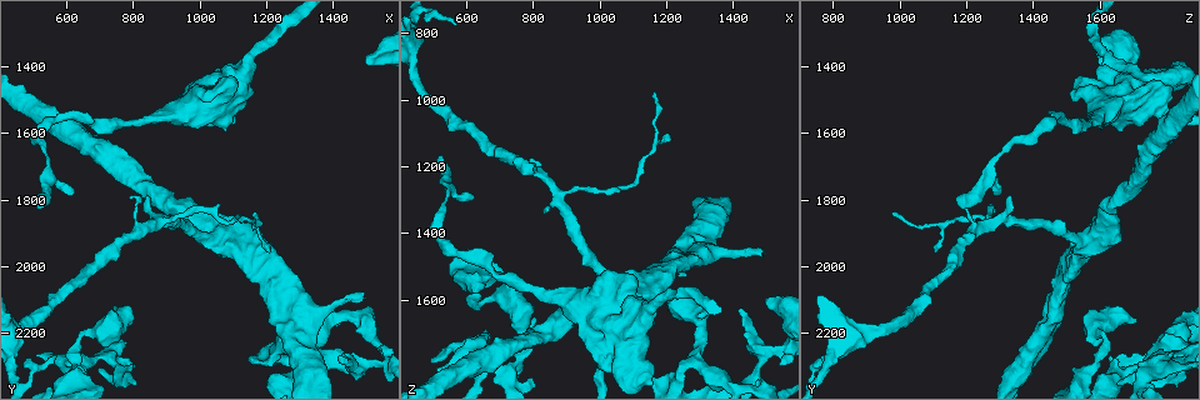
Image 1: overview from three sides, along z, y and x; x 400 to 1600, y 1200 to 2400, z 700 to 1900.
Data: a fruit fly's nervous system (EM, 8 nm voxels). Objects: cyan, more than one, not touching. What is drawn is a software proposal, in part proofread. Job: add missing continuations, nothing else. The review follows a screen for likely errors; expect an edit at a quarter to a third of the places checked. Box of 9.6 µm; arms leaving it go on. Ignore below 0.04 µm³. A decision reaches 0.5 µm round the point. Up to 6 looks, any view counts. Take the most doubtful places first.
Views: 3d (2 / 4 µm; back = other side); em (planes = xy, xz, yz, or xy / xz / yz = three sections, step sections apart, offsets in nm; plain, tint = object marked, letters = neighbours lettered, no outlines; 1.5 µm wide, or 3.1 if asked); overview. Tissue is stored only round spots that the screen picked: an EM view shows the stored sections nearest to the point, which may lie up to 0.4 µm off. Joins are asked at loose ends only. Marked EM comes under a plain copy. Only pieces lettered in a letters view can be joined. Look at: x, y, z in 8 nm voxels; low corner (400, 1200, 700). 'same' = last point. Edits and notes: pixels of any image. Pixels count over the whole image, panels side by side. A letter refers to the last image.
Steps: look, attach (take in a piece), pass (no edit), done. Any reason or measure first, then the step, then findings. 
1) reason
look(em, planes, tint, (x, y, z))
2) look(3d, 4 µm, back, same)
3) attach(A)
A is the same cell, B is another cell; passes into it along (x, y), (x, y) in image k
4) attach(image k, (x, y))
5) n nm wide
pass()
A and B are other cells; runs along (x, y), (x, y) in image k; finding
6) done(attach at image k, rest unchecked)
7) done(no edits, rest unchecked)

free end
look(3d, 2 µm, (1500, 1380, 1600))

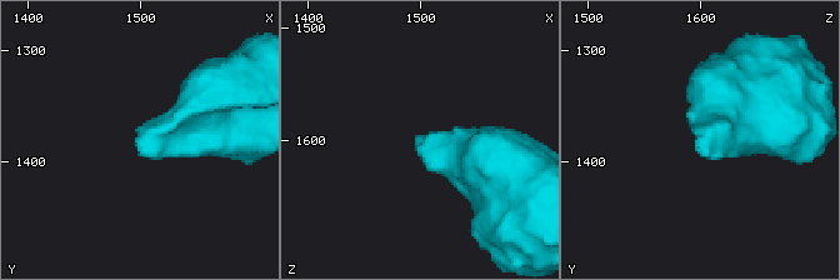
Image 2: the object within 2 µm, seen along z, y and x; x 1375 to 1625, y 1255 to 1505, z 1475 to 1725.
shape alone is not enough
look(em, planes, letters, (1502, 1386, 1600))

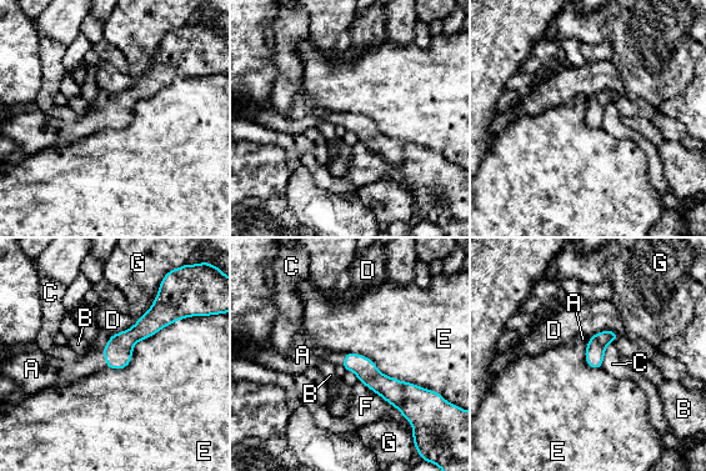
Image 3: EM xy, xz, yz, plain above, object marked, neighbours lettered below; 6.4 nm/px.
attach(A)
A is the same cell, B, C, D, E, F and G are other cells; it goes on there

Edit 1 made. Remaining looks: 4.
an open end
look(3d, 4 µm, back, (800, 2350, 1660))

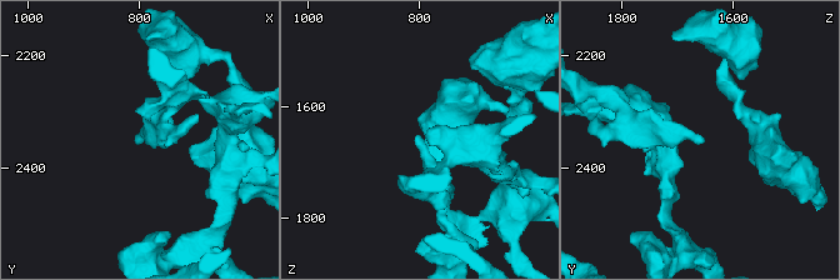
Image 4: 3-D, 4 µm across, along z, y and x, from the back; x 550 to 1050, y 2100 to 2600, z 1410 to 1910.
now the EM
look(em, yz, step 8, letters, (805, 2340, 1655))

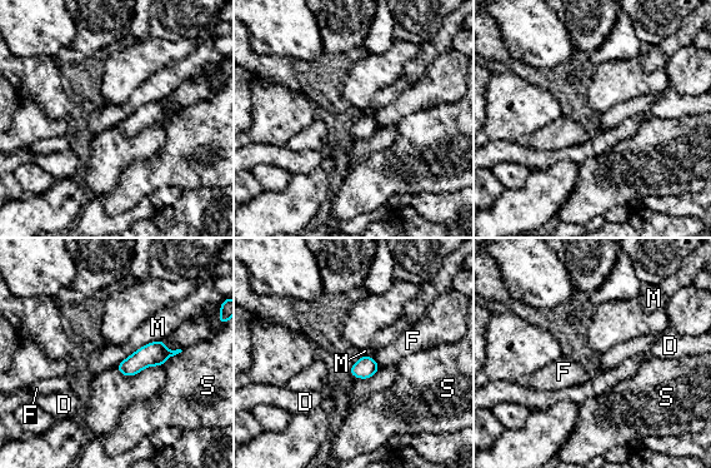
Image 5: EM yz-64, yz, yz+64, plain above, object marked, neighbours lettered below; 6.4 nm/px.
look(em, planes, letters, same)

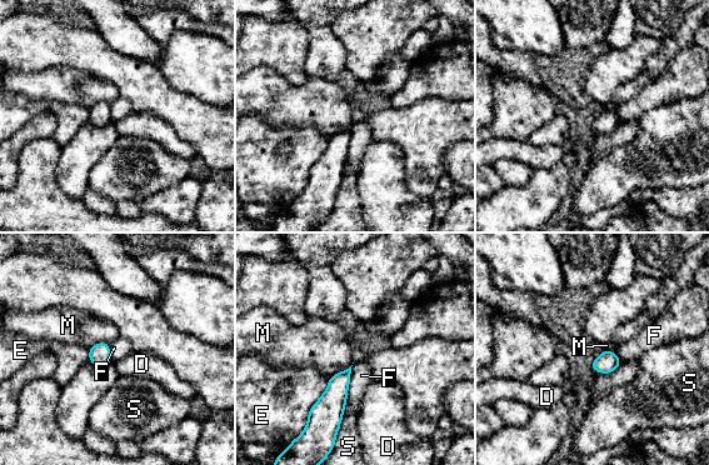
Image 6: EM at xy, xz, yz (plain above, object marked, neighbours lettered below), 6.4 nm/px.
E touches over 320 nm
pass()
D, E, F, M and S are other cells; no lettered piece goes on from it

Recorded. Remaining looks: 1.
done(attach at image 3, rest unchecked)

